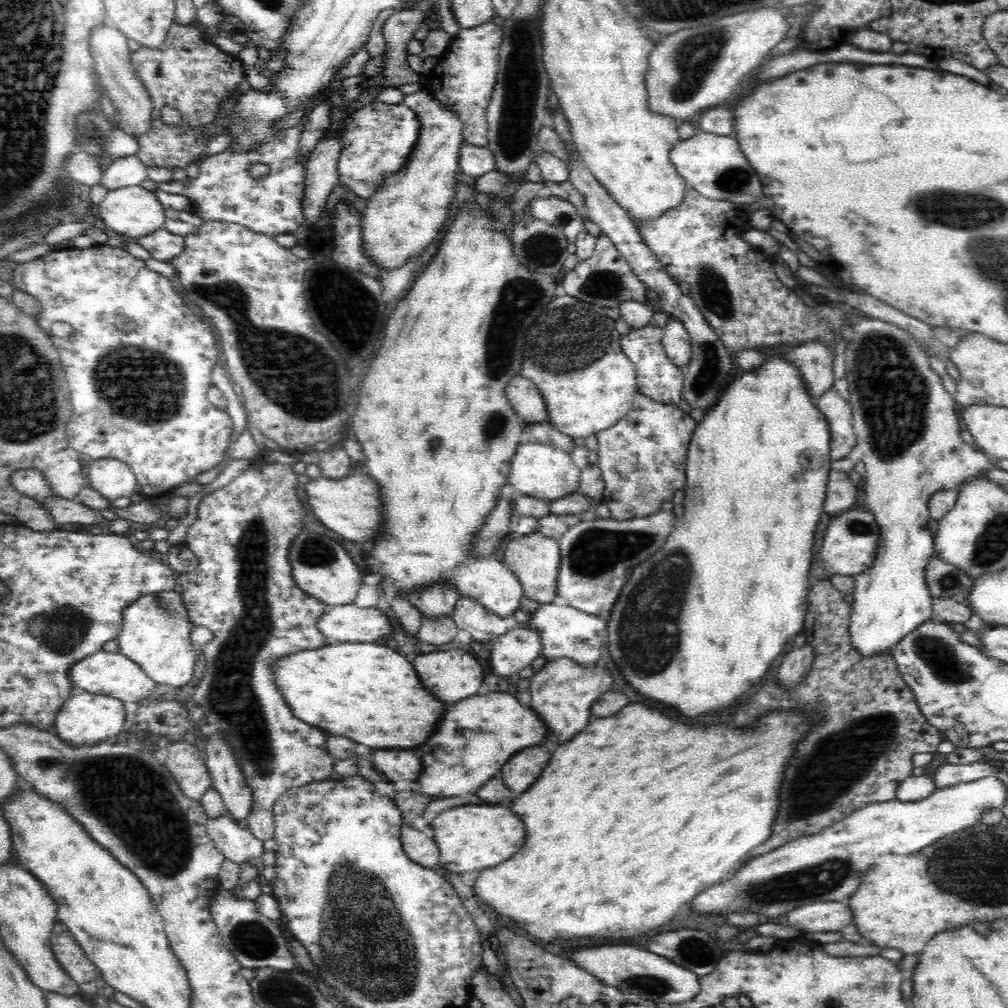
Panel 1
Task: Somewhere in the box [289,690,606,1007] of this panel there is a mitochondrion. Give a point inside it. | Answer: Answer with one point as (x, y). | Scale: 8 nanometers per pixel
(370, 951)

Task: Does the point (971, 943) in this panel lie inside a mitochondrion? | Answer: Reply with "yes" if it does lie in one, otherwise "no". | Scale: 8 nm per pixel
no

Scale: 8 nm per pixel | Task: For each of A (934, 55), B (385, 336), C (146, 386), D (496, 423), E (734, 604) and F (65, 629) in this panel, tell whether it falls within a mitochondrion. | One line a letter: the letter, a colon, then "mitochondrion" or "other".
A: other
B: other
C: mitochondrion
D: mitochondrion
E: other
F: mitochondrion

